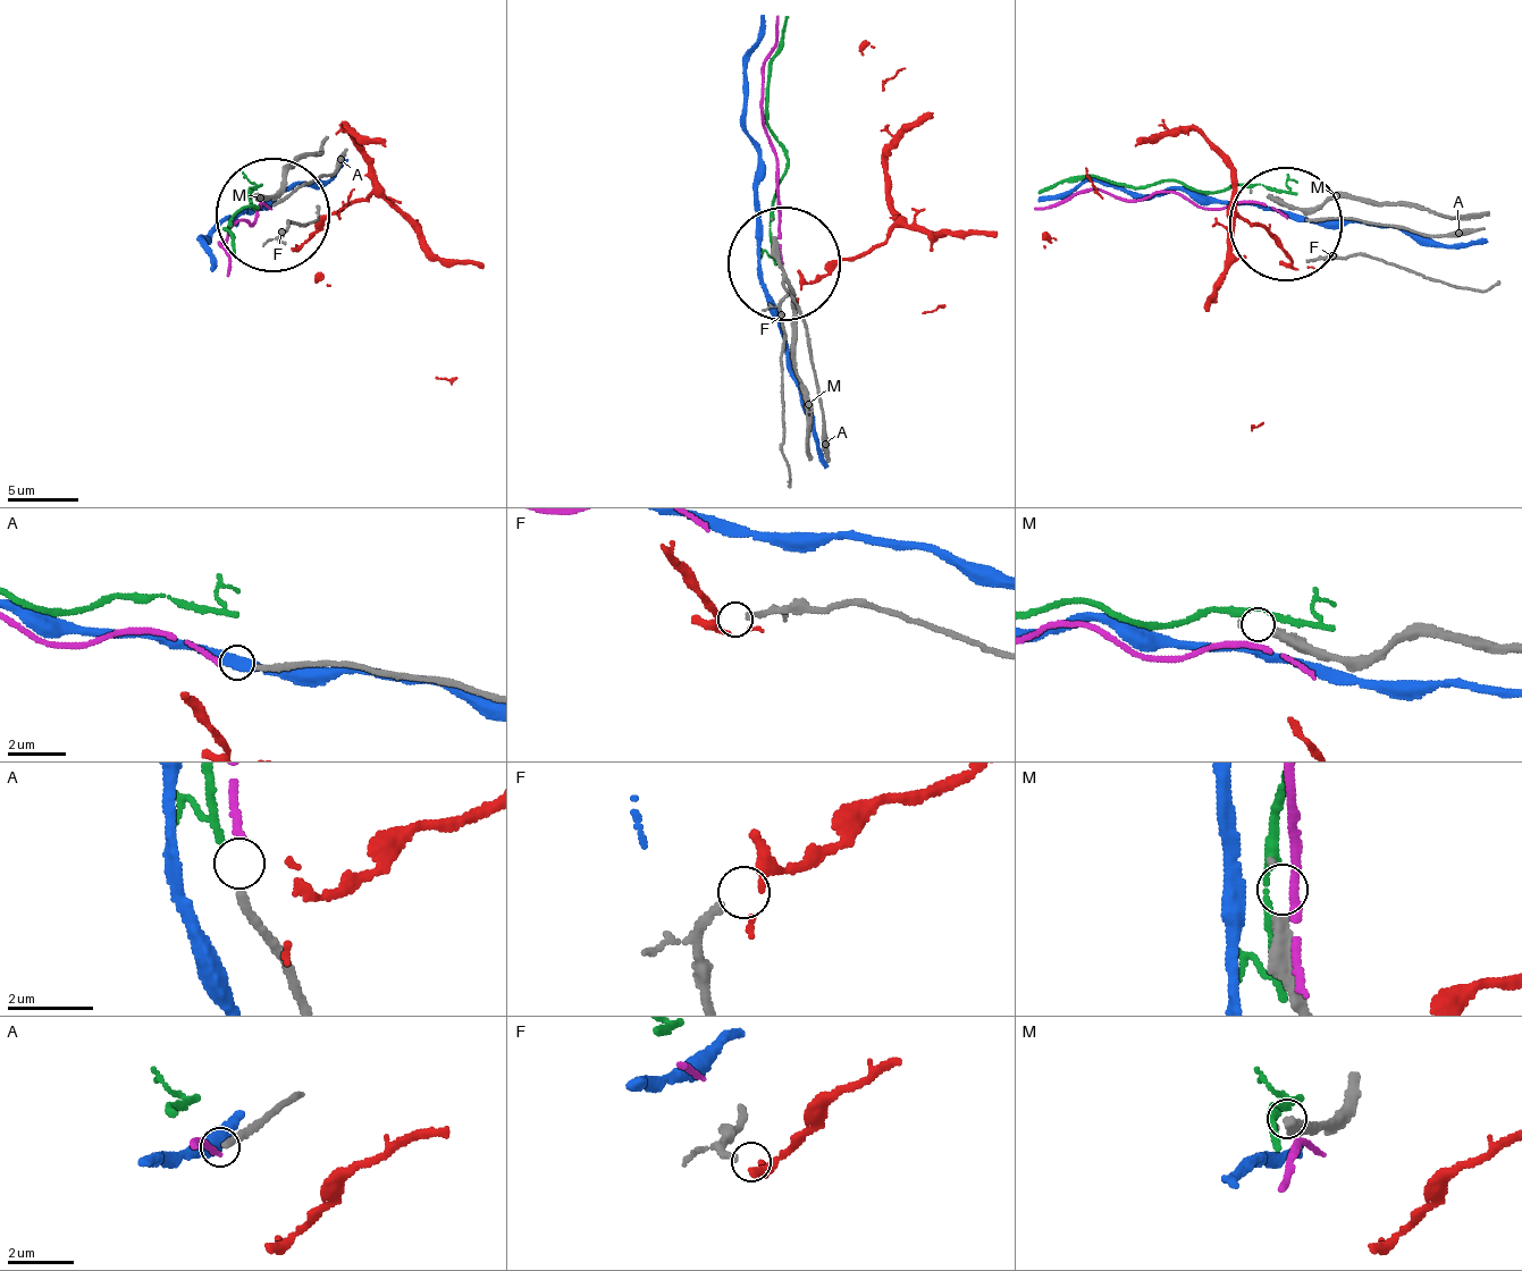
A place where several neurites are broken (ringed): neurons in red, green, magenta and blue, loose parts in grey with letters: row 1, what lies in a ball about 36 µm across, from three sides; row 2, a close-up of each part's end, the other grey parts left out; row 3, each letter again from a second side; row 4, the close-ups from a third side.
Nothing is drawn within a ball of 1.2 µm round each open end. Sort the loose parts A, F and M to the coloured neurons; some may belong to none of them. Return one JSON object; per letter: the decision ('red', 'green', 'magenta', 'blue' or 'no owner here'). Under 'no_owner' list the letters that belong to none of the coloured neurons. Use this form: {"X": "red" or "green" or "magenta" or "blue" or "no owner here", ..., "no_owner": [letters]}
{"A": "no owner here", "F": "no owner here", "M": "no owner here", "no_owner": ["A", "F", "M"]}

